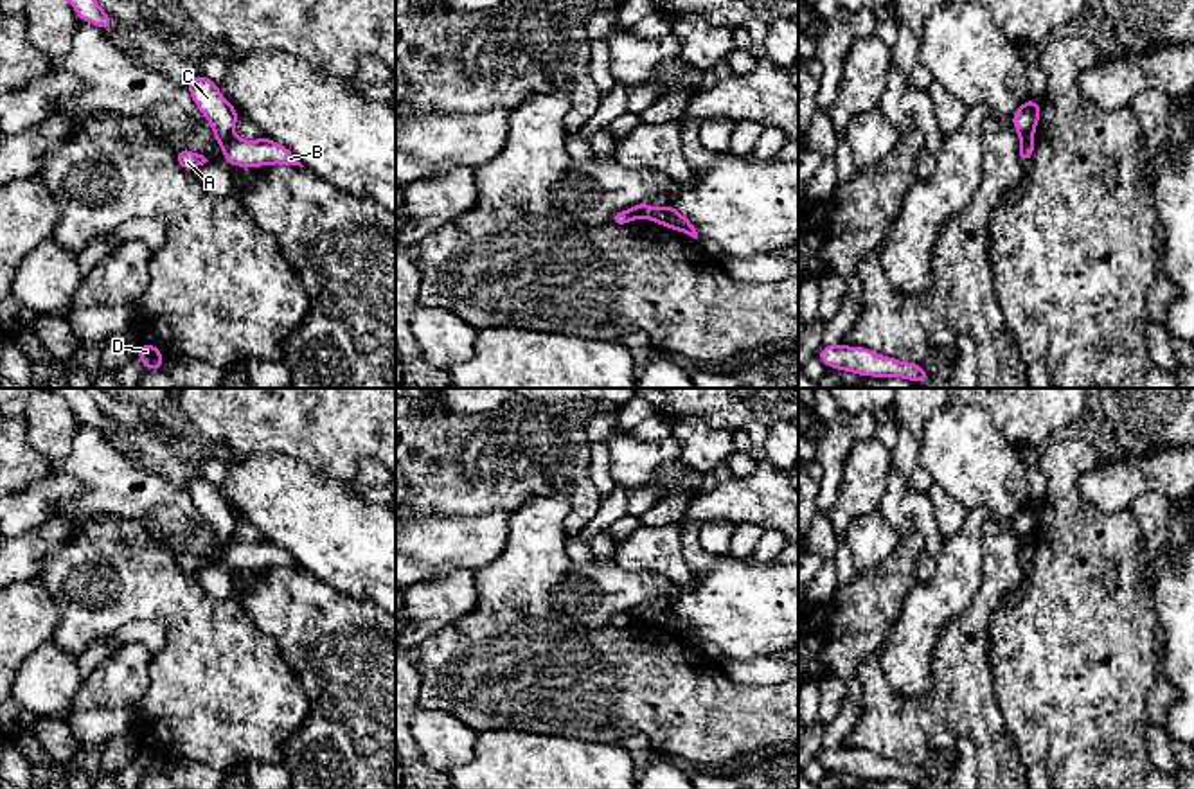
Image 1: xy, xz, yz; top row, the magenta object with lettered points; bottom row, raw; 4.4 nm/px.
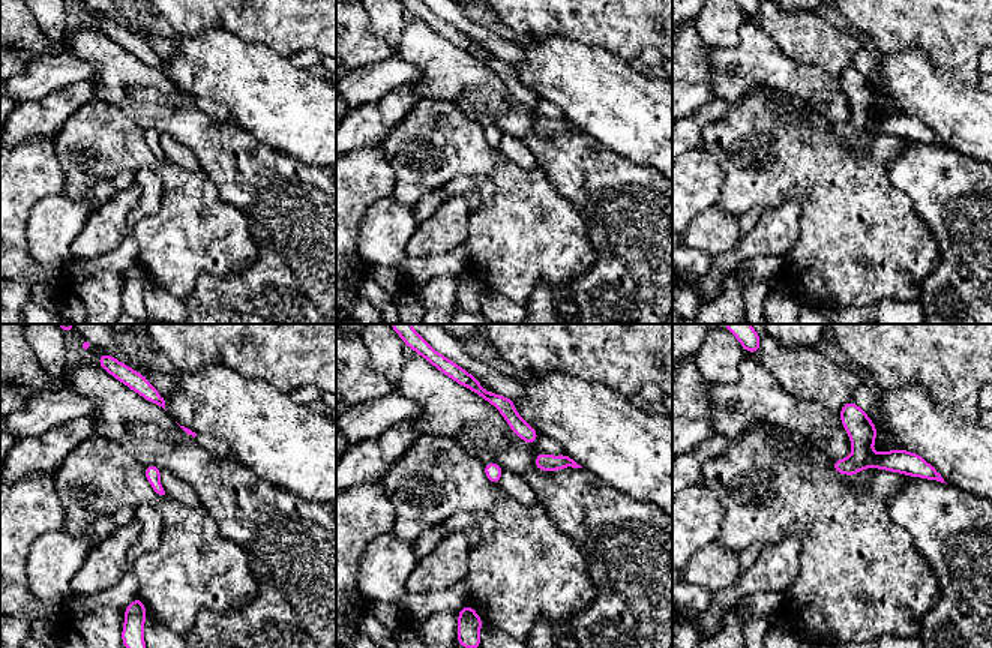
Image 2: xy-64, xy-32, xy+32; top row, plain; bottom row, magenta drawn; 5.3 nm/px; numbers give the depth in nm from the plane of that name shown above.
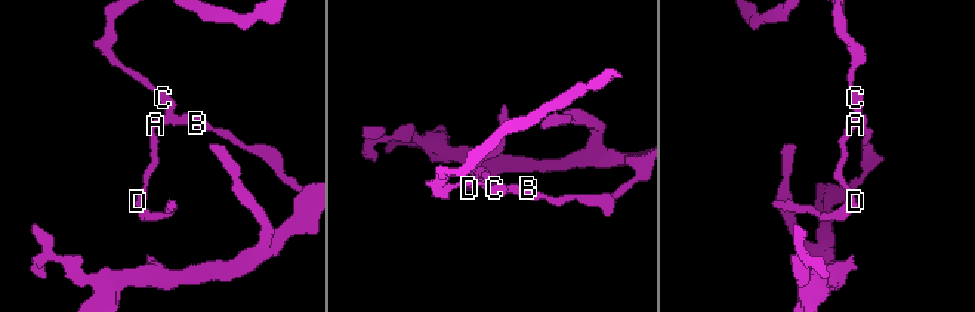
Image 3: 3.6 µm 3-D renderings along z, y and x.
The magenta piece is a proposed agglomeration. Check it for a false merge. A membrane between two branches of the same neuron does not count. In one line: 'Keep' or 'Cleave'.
Cleave

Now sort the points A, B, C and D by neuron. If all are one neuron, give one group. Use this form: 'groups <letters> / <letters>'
groups A C D / B

